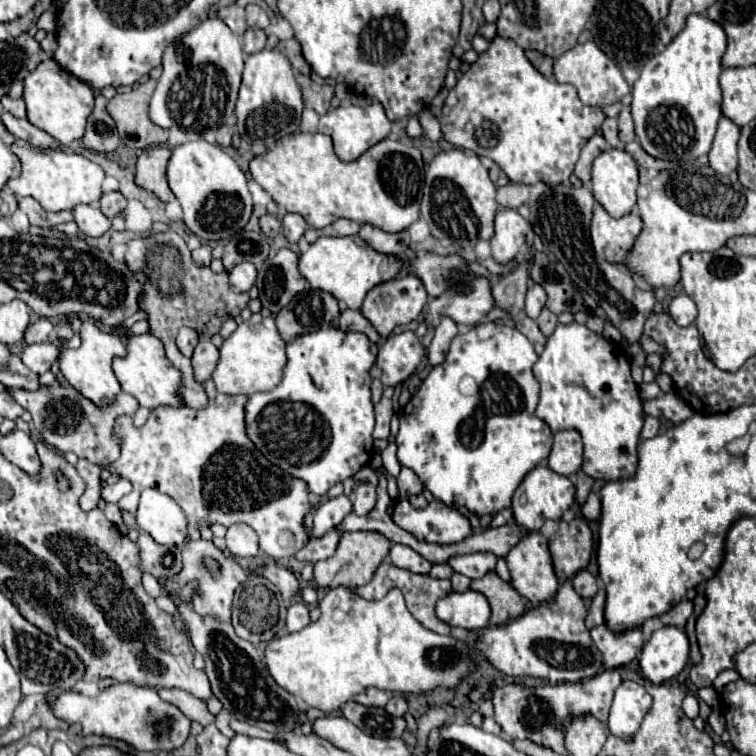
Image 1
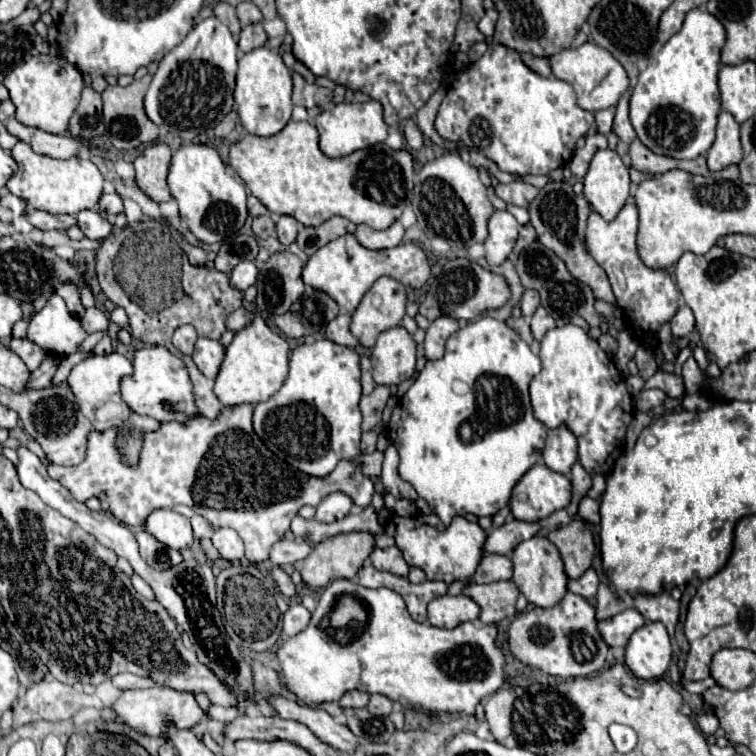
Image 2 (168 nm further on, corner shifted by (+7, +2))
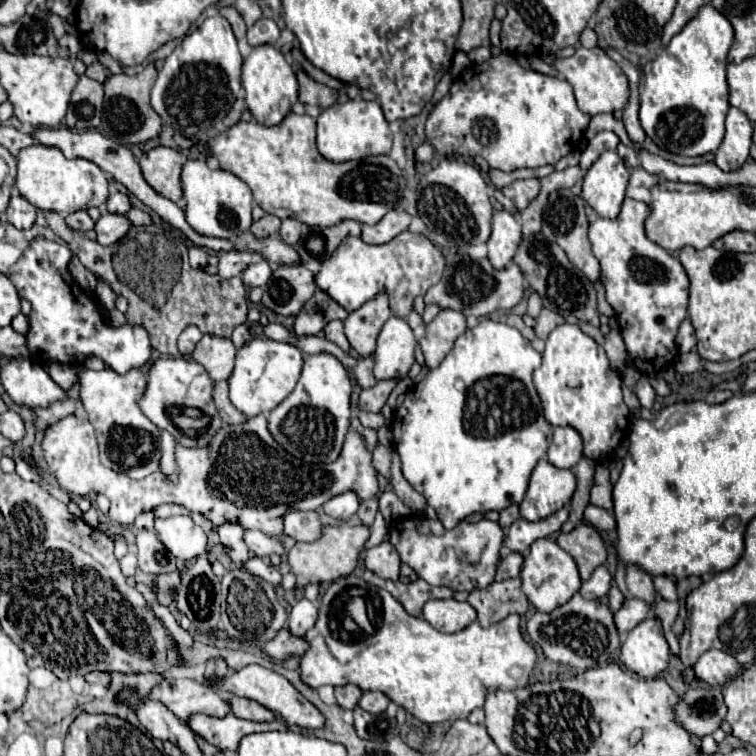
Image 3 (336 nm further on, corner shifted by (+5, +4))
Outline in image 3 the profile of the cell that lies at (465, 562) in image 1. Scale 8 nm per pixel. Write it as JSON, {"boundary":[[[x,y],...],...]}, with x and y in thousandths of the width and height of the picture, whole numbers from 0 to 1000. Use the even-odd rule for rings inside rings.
{"boundary":[[[677,730],[672,735],[664,738],[664,743],[659,746],[659,757],[656,757],[656,767],[672,767],[672,765],[683,765],[690,754],[690,743],[693,735],[685,730]]]}

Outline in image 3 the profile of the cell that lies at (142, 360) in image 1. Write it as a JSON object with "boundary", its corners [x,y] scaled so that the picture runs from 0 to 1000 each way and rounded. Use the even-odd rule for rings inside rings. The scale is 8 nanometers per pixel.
{"boundary":[[[209,474],[196,492],[196,511],[193,511],[193,521],[185,526],[185,542],[212,566],[220,569],[230,577],[230,582],[238,590],[246,593],[270,593],[278,590],[280,579],[288,574],[288,569],[296,563],[296,556],[291,553],[286,537],[283,537],[283,526],[280,526],[280,516],[283,516],[283,505],[275,497],[272,487],[257,476],[246,476],[246,474]],[[246,540],[259,540],[267,545],[267,553],[272,556],[270,566],[238,566],[233,563],[233,553],[243,550]],[[251,569],[262,569],[259,574],[267,577],[246,577],[246,571]]]}

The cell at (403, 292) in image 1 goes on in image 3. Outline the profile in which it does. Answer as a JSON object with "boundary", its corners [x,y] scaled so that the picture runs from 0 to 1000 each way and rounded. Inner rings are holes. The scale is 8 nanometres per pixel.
{"boundary":[[[503,389],[500,394],[487,397],[481,405],[463,413],[463,418],[455,423],[455,442],[474,471],[489,471],[495,466],[497,447],[516,418],[519,413],[513,407],[511,389]]]}

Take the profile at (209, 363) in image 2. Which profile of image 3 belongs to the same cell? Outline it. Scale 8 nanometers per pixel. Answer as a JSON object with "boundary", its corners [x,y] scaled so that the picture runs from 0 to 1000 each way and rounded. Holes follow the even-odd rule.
{"boundary":[[[272,442],[259,455],[259,463],[254,466],[254,474],[275,489],[275,495],[283,505],[302,503],[307,489],[310,489],[312,458],[307,455],[304,447]]]}

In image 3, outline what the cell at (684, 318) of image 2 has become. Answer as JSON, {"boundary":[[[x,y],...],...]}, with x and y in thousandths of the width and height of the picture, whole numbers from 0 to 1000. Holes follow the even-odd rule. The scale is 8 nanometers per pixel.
{"boundary":[[[910,423],[902,426],[902,431],[899,431],[899,437],[897,437],[897,444],[894,444],[894,455],[897,455],[899,466],[913,466],[913,463],[918,463],[918,458],[921,458],[921,444],[918,444],[918,431],[915,431]]]}

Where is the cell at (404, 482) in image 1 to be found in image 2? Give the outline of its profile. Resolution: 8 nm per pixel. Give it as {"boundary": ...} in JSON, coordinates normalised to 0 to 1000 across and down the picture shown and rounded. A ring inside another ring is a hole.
{"boundary":[[[513,590],[508,598],[508,619],[505,619],[505,630],[503,630],[511,651],[516,651],[519,656],[529,656],[537,661],[550,661],[553,653],[548,648],[545,640],[534,638],[526,627],[526,598],[521,590]]]}

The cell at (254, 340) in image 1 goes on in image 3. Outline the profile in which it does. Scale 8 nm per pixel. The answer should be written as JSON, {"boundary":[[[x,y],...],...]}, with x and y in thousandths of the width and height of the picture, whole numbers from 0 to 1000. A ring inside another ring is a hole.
{"boundary":[[[339,447],[331,455],[320,458],[312,468],[310,495],[304,497],[304,532],[323,545],[328,553],[352,548],[362,542],[392,511],[399,492],[399,466],[384,455]]]}

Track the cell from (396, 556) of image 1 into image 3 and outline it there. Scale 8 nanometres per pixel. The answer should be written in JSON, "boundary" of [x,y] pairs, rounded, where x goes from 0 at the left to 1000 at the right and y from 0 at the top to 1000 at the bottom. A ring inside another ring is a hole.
{"boundary":[[[505,717],[484,728],[481,749],[484,754],[513,767],[526,767],[526,759],[529,759],[529,738],[521,722],[516,722],[516,717]]]}

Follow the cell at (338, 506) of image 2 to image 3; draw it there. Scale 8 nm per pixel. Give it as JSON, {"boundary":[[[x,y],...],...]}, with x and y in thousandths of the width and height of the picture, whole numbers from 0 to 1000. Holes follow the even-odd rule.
{"boundary":[[[458,651],[458,653],[442,656],[426,672],[442,688],[460,688],[463,683],[468,683],[474,677],[474,669],[476,669],[474,656],[468,651]]]}

